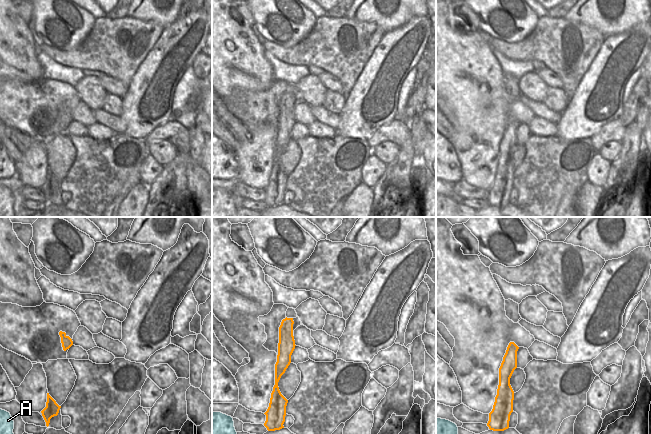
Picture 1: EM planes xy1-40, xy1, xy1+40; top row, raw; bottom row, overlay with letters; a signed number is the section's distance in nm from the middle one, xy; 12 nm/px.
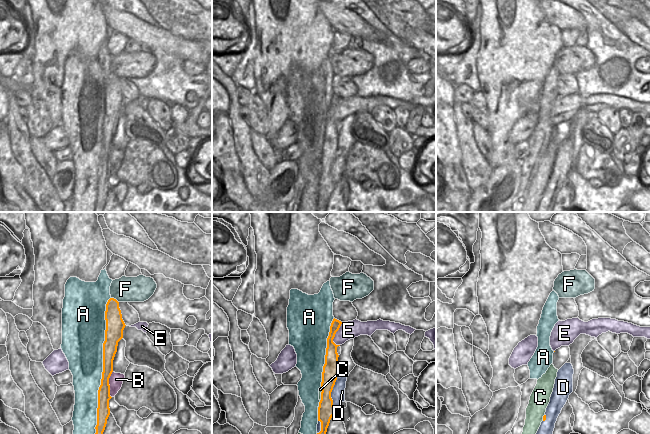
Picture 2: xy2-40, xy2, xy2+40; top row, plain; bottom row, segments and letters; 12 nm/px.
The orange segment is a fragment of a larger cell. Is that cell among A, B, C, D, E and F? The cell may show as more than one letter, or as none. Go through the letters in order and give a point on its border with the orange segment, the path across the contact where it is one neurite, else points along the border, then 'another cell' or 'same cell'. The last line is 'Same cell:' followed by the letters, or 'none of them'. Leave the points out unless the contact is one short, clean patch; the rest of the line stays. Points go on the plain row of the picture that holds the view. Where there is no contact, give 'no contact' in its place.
A: contact xy2-40 (103, 142); another cell
B: contact xy2-40 (108, 160); border xy2-40 (112, 147), (109, 153), (109, 171), (111, 173); another cell
C: contact xy2 (321, 170); another cell
D: contact xy2 (331, 167); another cell
E: contact xy2 (335, 109); border xy2 (343, 98), (333, 115), (336, 121); another cell
F: contact xy2-40 (115, 75); border xy2-40 (111, 73), (118, 78); another cell
Same cell: none of them

